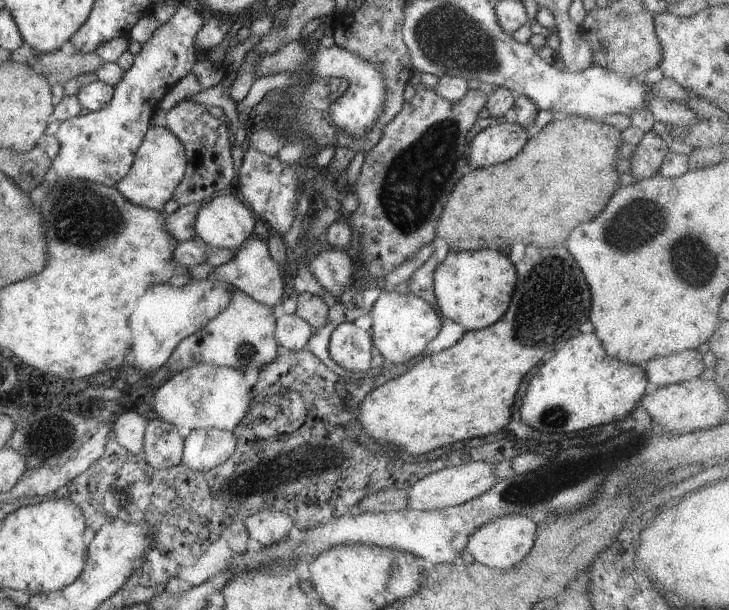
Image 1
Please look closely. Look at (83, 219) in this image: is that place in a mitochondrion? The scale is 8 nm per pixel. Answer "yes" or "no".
yes

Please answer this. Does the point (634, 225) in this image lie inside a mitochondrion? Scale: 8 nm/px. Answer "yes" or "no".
yes

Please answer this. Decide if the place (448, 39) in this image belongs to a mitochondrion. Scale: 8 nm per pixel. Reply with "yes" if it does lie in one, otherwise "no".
yes

